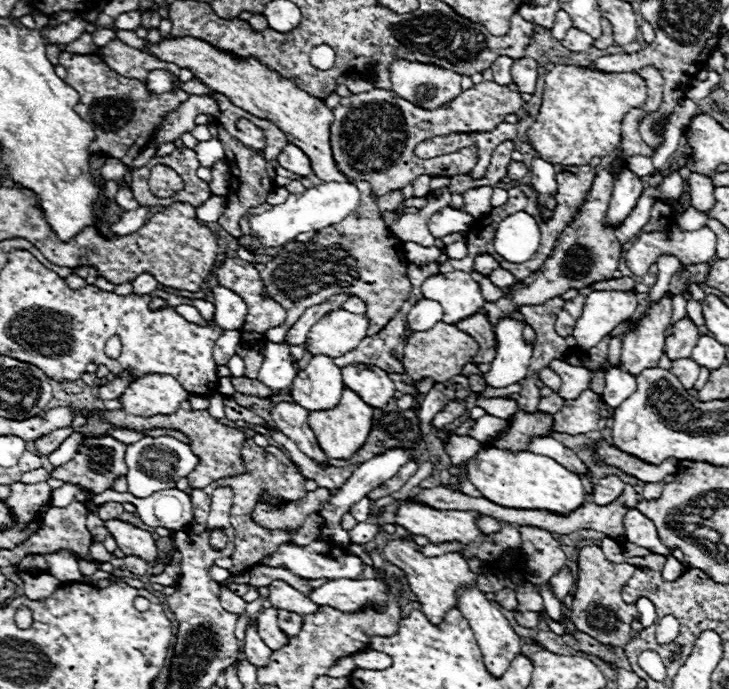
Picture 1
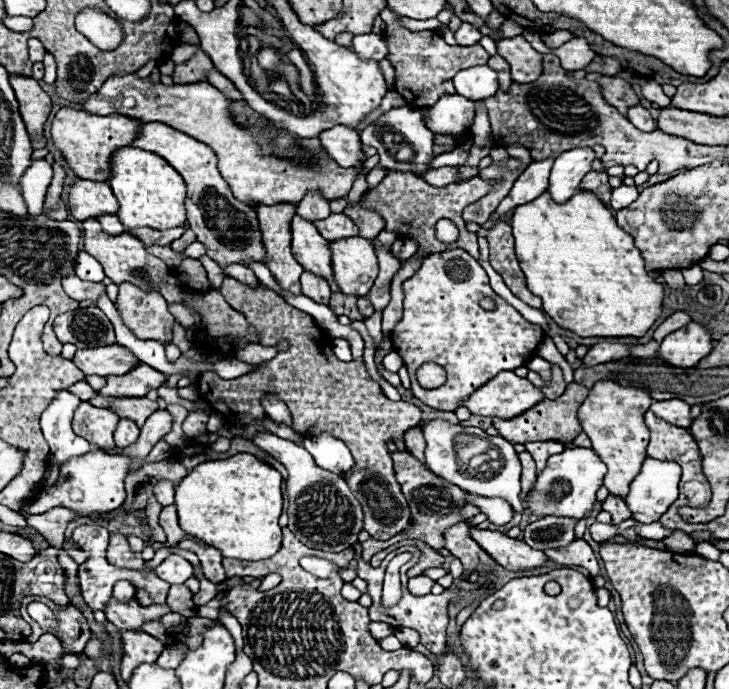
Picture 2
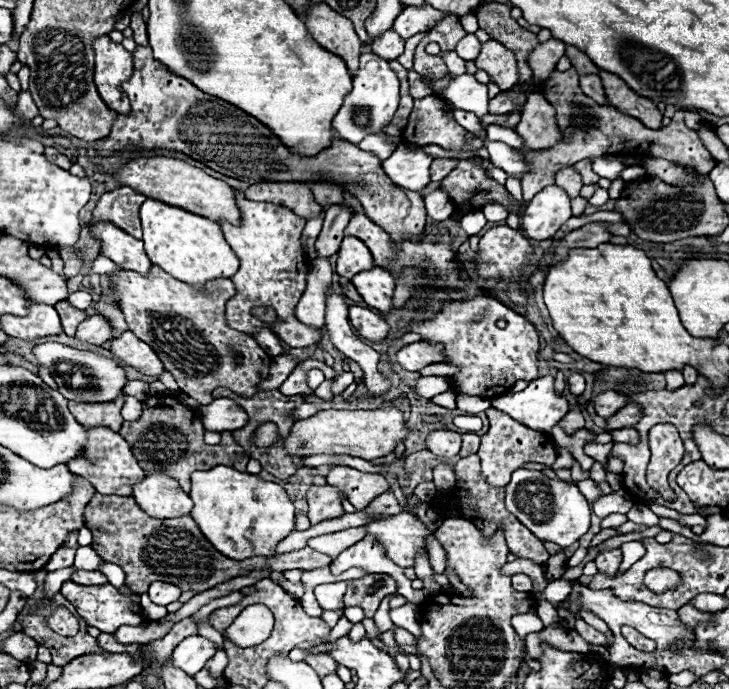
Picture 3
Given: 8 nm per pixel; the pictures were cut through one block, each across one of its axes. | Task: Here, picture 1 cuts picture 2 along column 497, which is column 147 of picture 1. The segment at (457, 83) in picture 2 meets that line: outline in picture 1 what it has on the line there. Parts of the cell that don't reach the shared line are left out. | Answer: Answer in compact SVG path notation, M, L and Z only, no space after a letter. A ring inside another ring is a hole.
M152 70L152 72L148 72L148 78L146 78L144 86L146 86L146 90L150 94L162 94L178 90L174 86L172 74L166 72L166 70Z

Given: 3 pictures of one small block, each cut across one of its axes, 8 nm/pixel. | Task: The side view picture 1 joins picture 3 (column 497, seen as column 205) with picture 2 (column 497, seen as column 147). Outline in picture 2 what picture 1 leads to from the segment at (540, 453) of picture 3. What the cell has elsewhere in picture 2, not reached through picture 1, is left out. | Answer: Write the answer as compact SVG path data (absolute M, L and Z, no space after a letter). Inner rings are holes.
M572 382L568 384L566 392L556 398L556 400L546 400L540 402L538 406L534 406L532 410L526 410L524 414L510 418L510 420L502 420L502 418L494 418L494 428L500 432L502 438L508 438L508 442L512 444L522 444L522 442L536 442L536 440L550 440L554 438L556 442L572 442L580 432L580 420L578 420L578 408L582 406L582 402L588 396L588 388Z

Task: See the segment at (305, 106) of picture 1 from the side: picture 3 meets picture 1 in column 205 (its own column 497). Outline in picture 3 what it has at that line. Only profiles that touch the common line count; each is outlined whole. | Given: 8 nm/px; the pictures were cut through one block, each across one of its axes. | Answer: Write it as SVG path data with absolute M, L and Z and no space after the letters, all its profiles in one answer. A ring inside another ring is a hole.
M494 40L484 42L482 50L474 62L478 68L486 70L490 74L490 78L502 90L510 90L520 78L514 52L508 50L506 46L502 46L500 42L494 42Z

